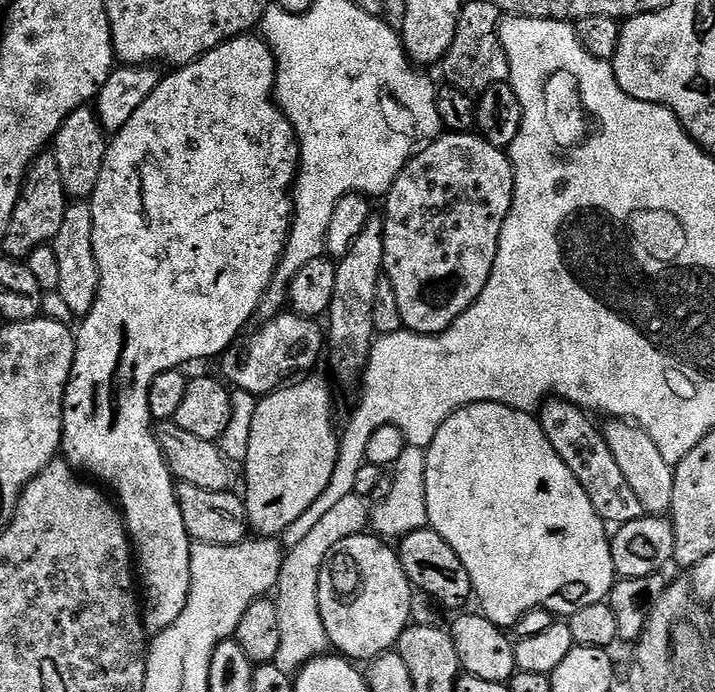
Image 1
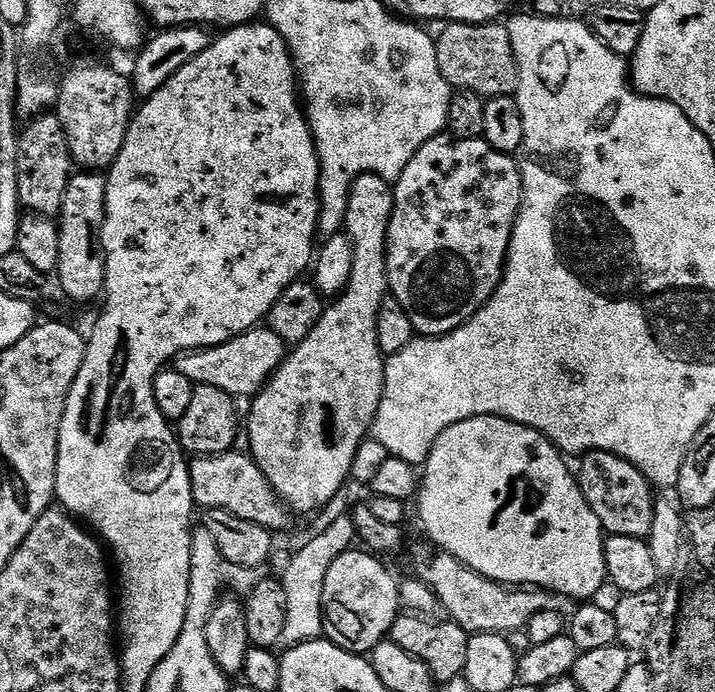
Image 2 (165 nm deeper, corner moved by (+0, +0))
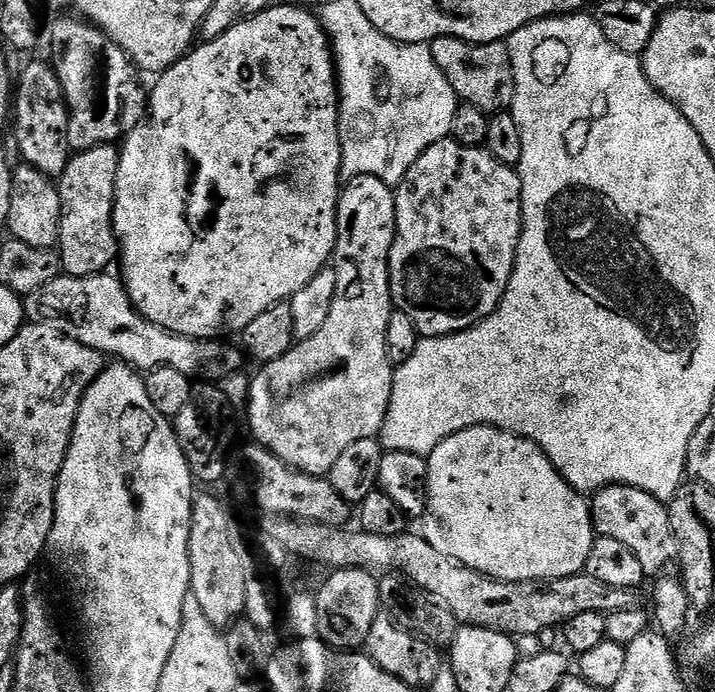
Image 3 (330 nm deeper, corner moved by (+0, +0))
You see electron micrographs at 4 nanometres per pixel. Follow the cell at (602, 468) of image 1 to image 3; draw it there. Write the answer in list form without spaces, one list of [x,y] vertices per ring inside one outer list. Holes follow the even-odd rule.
[[[611,484],[591,497],[592,527],[596,536],[622,542],[638,558],[645,577],[656,578],[677,563],[682,545],[668,517],[667,503],[646,490],[625,484]]]

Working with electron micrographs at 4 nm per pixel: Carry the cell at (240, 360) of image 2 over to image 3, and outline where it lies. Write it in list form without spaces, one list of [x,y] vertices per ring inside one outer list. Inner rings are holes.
[[[61,274],[58,278],[54,278],[54,282],[46,282],[46,286],[42,286],[42,290],[34,290],[29,296],[23,297],[23,301],[27,323],[50,326],[54,330],[74,338],[82,346],[93,348],[94,351],[105,357],[112,356],[108,358],[115,358],[144,374],[153,372],[156,368],[169,368],[170,370],[178,370],[189,378],[203,378],[208,382],[216,382],[219,381],[219,376],[234,371],[240,364],[240,356],[242,357],[239,347],[236,349],[231,348],[228,344],[220,344],[224,342],[219,339],[195,340],[193,336],[179,336],[154,322],[150,322],[132,305],[123,279],[116,277],[115,280],[112,274],[99,276]]]

